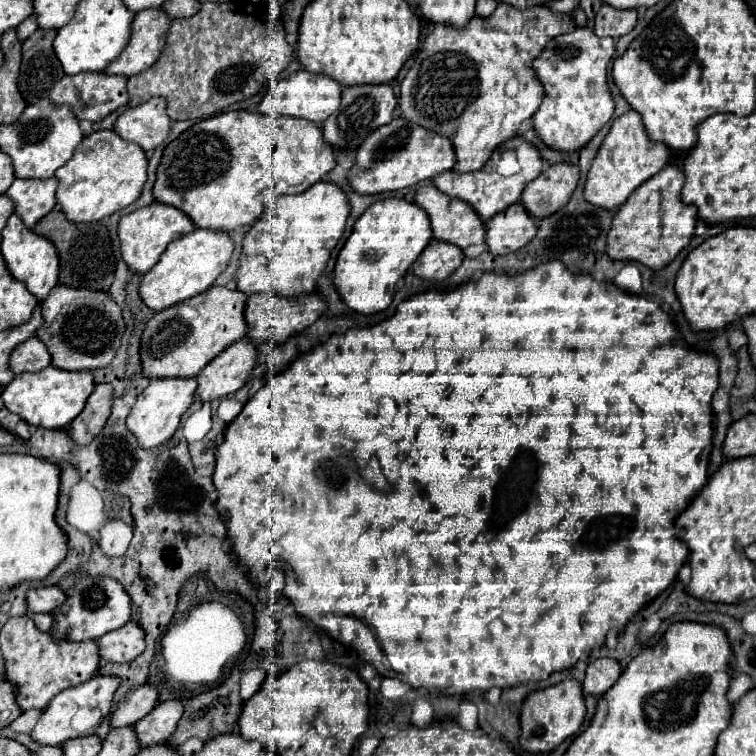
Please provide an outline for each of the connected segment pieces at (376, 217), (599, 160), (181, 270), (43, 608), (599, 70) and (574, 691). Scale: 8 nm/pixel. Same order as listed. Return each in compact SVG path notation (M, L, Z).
M404 198L374 202L354 224L354 230L338 254L334 284L342 300L356 312L376 314L390 306L396 282L432 240L428 214Z
M628 110L626 114L618 116L612 122L610 132L606 134L592 162L592 168L588 172L586 186L584 186L584 198L594 206L600 206L606 210L618 210L626 202L626 198L642 182L658 174L668 164L668 160L670 160L668 146L664 146L664 142L652 142L648 138L648 132L644 130L644 122L640 114L636 114L634 110Z
M194 230L174 240L160 256L158 264L150 272L146 272L140 284L140 296L144 304L154 312L160 312L186 298L206 292L214 284L214 280L228 268L232 252L234 242L230 234L224 234L220 230Z
M42 586L28 590L28 610L30 612L52 612L66 602L66 594L58 586Z
M578 26L572 34L554 38L536 58L534 68L544 84L544 100L534 114L534 128L548 146L562 152L584 148L612 118L614 100L608 88L608 64L614 54L614 38L600 38L590 26Z
M568 678L556 686L532 692L522 706L520 714L520 744L526 752L550 752L558 744L562 744L568 736L576 734L584 722L586 716L586 706L584 706L584 692L582 692L582 682Z

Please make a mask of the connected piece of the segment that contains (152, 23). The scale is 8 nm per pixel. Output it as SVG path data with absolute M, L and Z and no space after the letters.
M162 8L140 10L140 14L134 16L128 46L104 72L134 76L150 68L160 56L160 50L164 48L164 36L168 34L170 24L172 18L168 18L168 14Z

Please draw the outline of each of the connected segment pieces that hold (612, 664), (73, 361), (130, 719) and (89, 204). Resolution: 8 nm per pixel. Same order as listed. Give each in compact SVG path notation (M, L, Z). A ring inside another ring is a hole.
M598 658L588 664L586 676L584 676L584 692L602 696L606 690L610 690L616 680L622 674L622 666L614 658Z
M58 284L42 302L42 316L44 324L36 336L48 346L52 364L62 370L96 370L108 366L122 344L122 334L126 332L122 308L108 292L98 290L68 288Z
M142 684L140 688L128 692L120 702L116 712L112 714L112 728L118 726L130 726L136 724L140 718L144 718L152 708L158 704L158 690L152 684Z
M98 130L84 138L82 148L60 168L56 178L60 186L56 190L56 200L62 212L72 222L98 222L128 204L132 204L146 180L148 180L148 158L140 146L118 138L114 130Z

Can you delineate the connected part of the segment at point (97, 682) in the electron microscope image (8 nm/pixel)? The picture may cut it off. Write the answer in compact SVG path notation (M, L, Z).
M94 676L88 682L82 682L80 686L60 692L56 698L52 698L48 708L42 712L38 724L32 730L32 738L40 744L58 746L58 744L66 742L68 738L94 734L96 728L102 724L102 720L106 720L112 714L112 700L114 700L114 694L118 688L120 688L120 678Z

